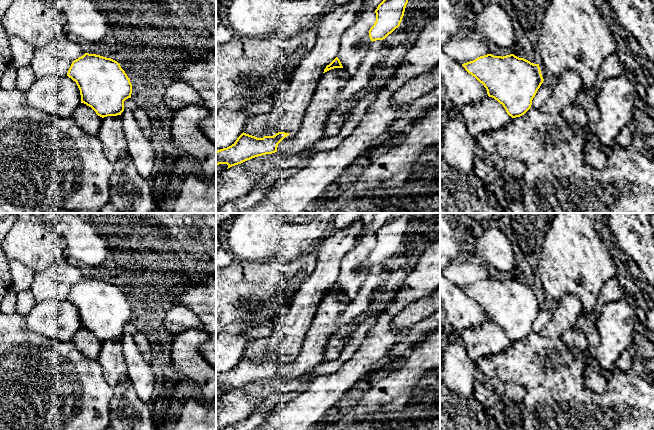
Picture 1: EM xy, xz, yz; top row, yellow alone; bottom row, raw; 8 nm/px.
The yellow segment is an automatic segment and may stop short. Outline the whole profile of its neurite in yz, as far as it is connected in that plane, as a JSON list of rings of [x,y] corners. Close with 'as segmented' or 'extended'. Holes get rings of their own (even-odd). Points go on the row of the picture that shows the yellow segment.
[[[487,54],[464,63],[462,66],[484,85],[488,96],[502,104],[512,118],[524,115],[531,108],[532,100],[544,81],[539,64],[533,64],[514,54],[503,57]]]; as segmented

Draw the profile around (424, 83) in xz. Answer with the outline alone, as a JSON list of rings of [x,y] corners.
[[[440,63],[428,72],[406,82],[393,96],[393,103],[405,106],[440,87]]]

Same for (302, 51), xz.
[[[301,46],[295,53],[292,60],[288,62],[288,65],[282,70],[282,73],[285,77],[290,77],[291,74],[298,67],[301,59],[305,57],[308,53],[308,50]]]

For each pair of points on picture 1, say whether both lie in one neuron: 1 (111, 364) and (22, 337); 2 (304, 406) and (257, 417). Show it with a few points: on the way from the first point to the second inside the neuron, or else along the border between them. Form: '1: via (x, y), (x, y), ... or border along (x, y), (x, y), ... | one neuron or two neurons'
1: border along (97, 359), (101, 364) | two neurons
2: border along (270, 413), (264, 419) | two neurons

